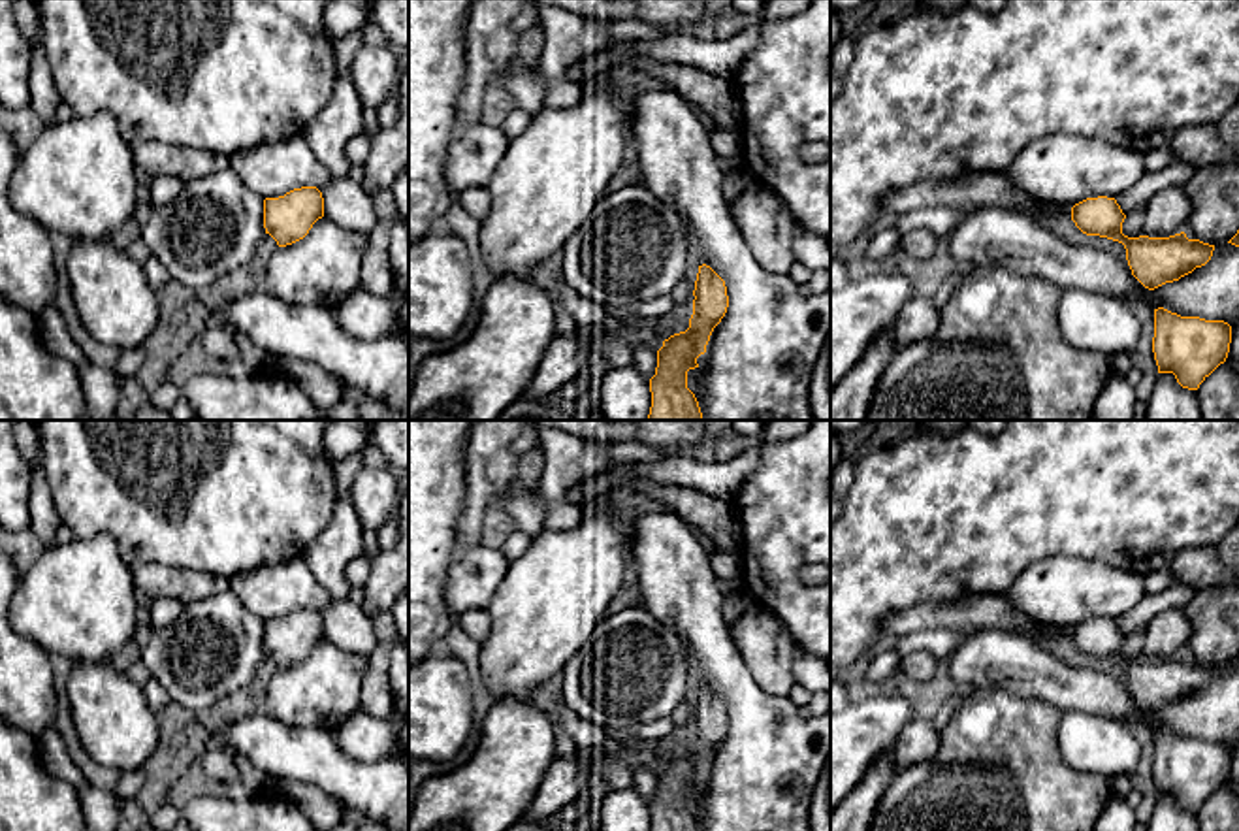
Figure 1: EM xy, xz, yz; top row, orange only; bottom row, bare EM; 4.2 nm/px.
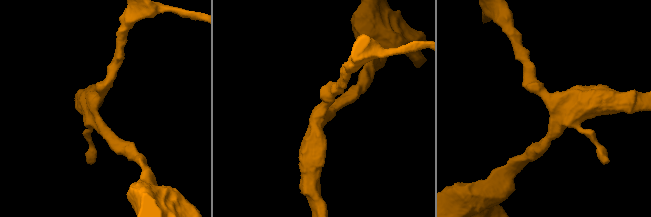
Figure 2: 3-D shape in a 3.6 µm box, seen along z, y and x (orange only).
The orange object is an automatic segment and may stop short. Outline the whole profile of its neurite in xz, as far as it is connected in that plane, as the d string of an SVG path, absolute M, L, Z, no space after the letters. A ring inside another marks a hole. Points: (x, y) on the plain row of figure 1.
M706 686L699 688L693 718L689 750L665 761L657 773L655 797L650 801L650 831L700 831L695 816L687 810L687 793L699 790L697 780L706 774L714 750L725 739L729 718L725 703Z

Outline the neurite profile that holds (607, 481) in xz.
M604 471L601 475L595 475L589 482L582 486L571 486L567 490L567 501L572 505L582 505L586 499L591 499L599 494L621 490L625 475L616 475L610 471Z

